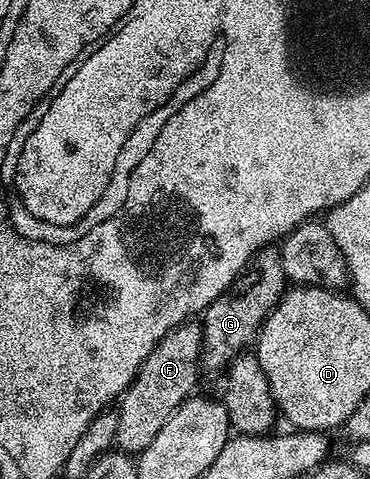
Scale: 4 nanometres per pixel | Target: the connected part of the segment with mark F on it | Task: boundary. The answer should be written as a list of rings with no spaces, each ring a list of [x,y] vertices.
[[[190,319],[177,325],[161,342],[147,355],[143,367],[139,367],[137,378],[129,388],[121,394],[116,415],[119,419],[119,429],[115,442],[118,450],[130,455],[140,455],[159,435],[163,423],[171,419],[171,415],[183,402],[189,400],[197,385],[197,372],[203,369],[203,350],[205,337],[201,334],[202,326],[196,320]]]

